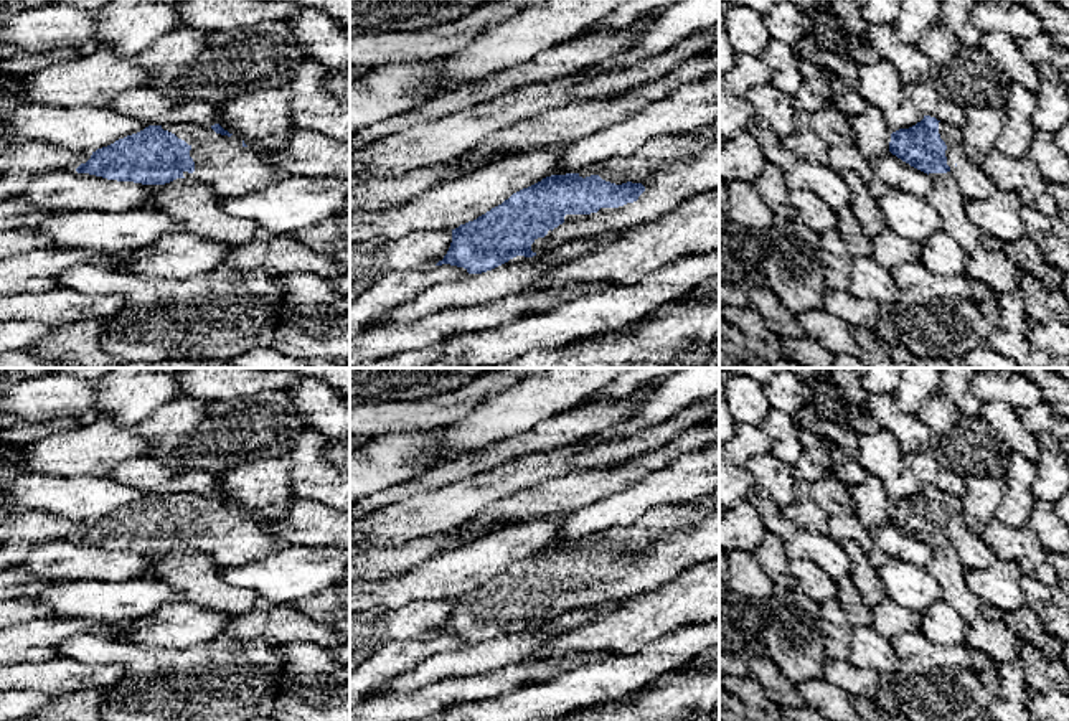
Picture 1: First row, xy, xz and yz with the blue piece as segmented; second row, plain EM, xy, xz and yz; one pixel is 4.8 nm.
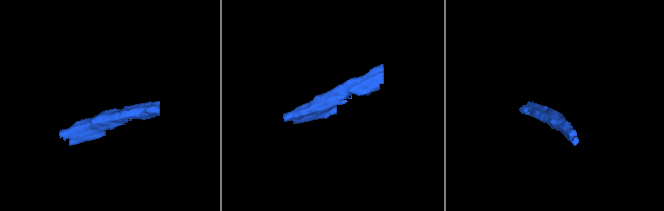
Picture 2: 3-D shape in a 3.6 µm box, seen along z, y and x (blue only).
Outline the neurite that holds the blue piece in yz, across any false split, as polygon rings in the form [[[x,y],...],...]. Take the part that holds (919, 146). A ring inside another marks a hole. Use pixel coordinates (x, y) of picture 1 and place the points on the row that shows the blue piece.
[[[924,115],[916,125],[892,132],[889,152],[932,178],[954,180],[967,201],[998,190],[967,157],[962,130],[935,117]]]

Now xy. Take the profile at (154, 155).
[[[200,124],[148,125],[137,134],[97,148],[76,172],[142,185],[165,185],[177,178],[190,178],[206,183],[214,196],[226,200],[264,188],[284,175],[271,162],[271,152],[247,147],[244,140],[224,130],[219,124],[211,127]]]

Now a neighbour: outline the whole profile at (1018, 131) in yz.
[[[1011,82],[1006,89],[1006,122],[996,139],[995,148],[1011,158],[1024,158],[1036,134],[1033,114],[1036,111],[1036,92]]]

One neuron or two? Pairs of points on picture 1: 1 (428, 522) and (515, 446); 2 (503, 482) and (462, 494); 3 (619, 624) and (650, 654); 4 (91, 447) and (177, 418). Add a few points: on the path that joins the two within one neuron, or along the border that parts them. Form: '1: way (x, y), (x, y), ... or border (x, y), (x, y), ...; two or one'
1: border (523, 456), (464, 477), (451, 485); two
2: way (494, 485), (472, 494); one
3: border (677, 629), (629, 654), (609, 655); two
4: border (132, 428), (150, 442), (147, 454); two

